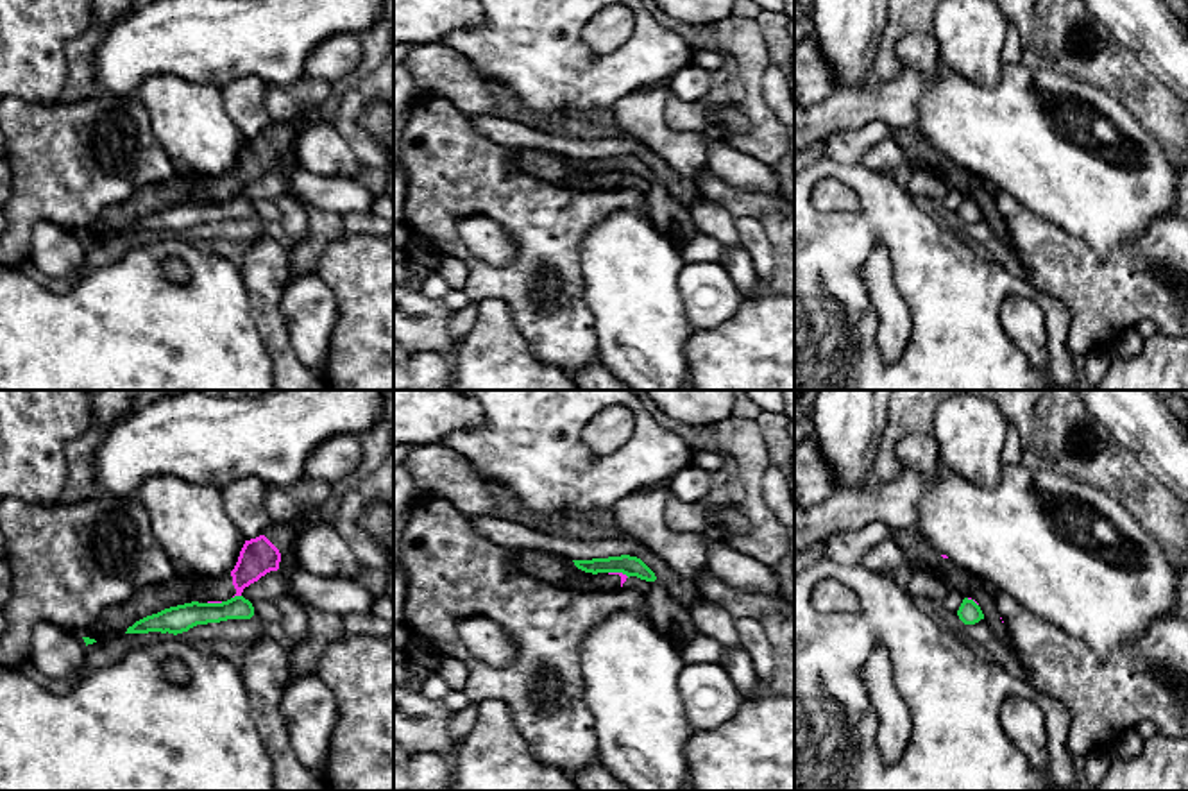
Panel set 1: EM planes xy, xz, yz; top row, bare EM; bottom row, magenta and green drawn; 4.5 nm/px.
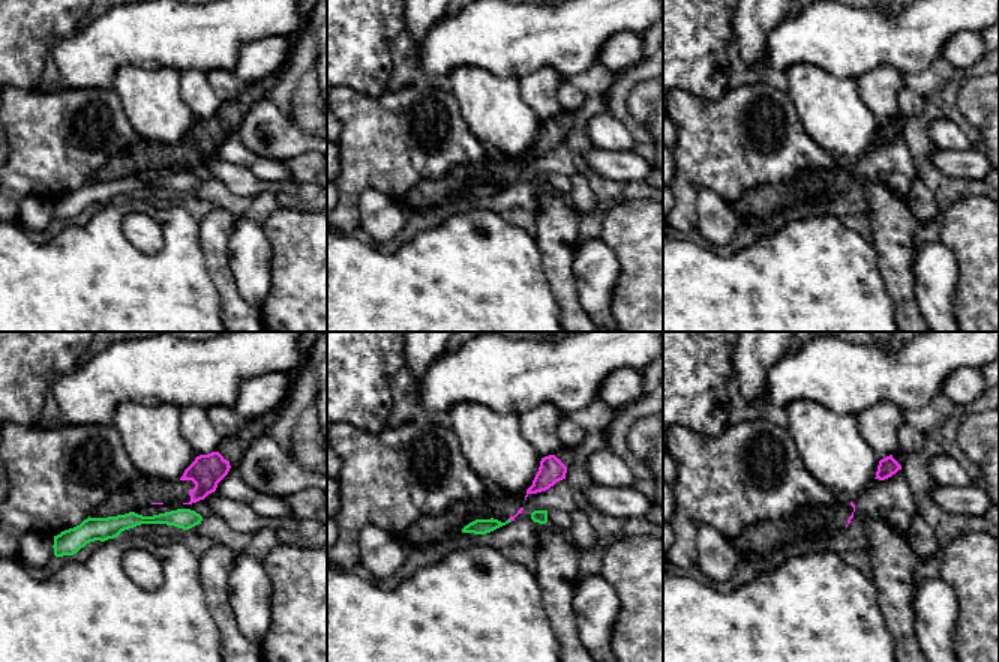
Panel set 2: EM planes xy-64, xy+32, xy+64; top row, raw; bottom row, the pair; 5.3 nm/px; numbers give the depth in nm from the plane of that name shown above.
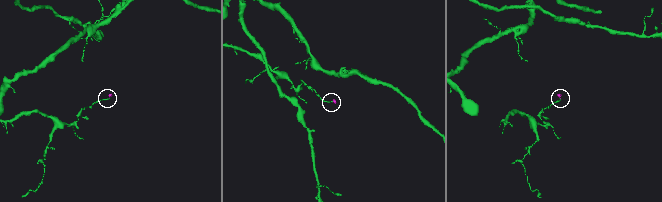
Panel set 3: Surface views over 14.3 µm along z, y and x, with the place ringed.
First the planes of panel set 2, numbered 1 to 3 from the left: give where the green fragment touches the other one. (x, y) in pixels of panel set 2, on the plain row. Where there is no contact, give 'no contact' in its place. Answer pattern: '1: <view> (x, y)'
1: no contact
2: no contact
3: no contact

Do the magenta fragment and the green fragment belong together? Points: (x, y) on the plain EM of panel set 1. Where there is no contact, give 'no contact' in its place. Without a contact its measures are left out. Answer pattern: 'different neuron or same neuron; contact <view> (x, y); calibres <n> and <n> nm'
different neuron; contact xy (237, 194); calibres 160 and 120 nm

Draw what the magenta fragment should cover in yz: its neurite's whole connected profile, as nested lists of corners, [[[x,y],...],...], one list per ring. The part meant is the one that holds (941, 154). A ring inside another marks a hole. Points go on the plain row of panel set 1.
[[[929,154],[927,165],[950,186],[955,188],[963,197],[973,199],[984,218],[991,224],[993,231],[1004,238],[1007,236],[1007,227],[998,215],[997,200],[993,190],[988,188],[977,175],[961,168],[946,154]]]

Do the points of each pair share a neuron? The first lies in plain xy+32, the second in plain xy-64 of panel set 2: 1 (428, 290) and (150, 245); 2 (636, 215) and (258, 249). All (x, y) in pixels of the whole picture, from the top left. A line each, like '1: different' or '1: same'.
1: different
2: different

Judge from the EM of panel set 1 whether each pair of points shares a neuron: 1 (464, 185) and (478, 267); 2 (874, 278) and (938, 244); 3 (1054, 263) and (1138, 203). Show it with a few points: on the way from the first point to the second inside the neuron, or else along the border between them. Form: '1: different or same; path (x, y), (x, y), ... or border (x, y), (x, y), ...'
1: same; path (449, 206), (449, 240), (457, 247)
2: different; border (877, 242), (884, 246), (893, 285), (909, 306)
3: different; border (1047, 221), (1083, 238), (1101, 255), (1128, 240)

